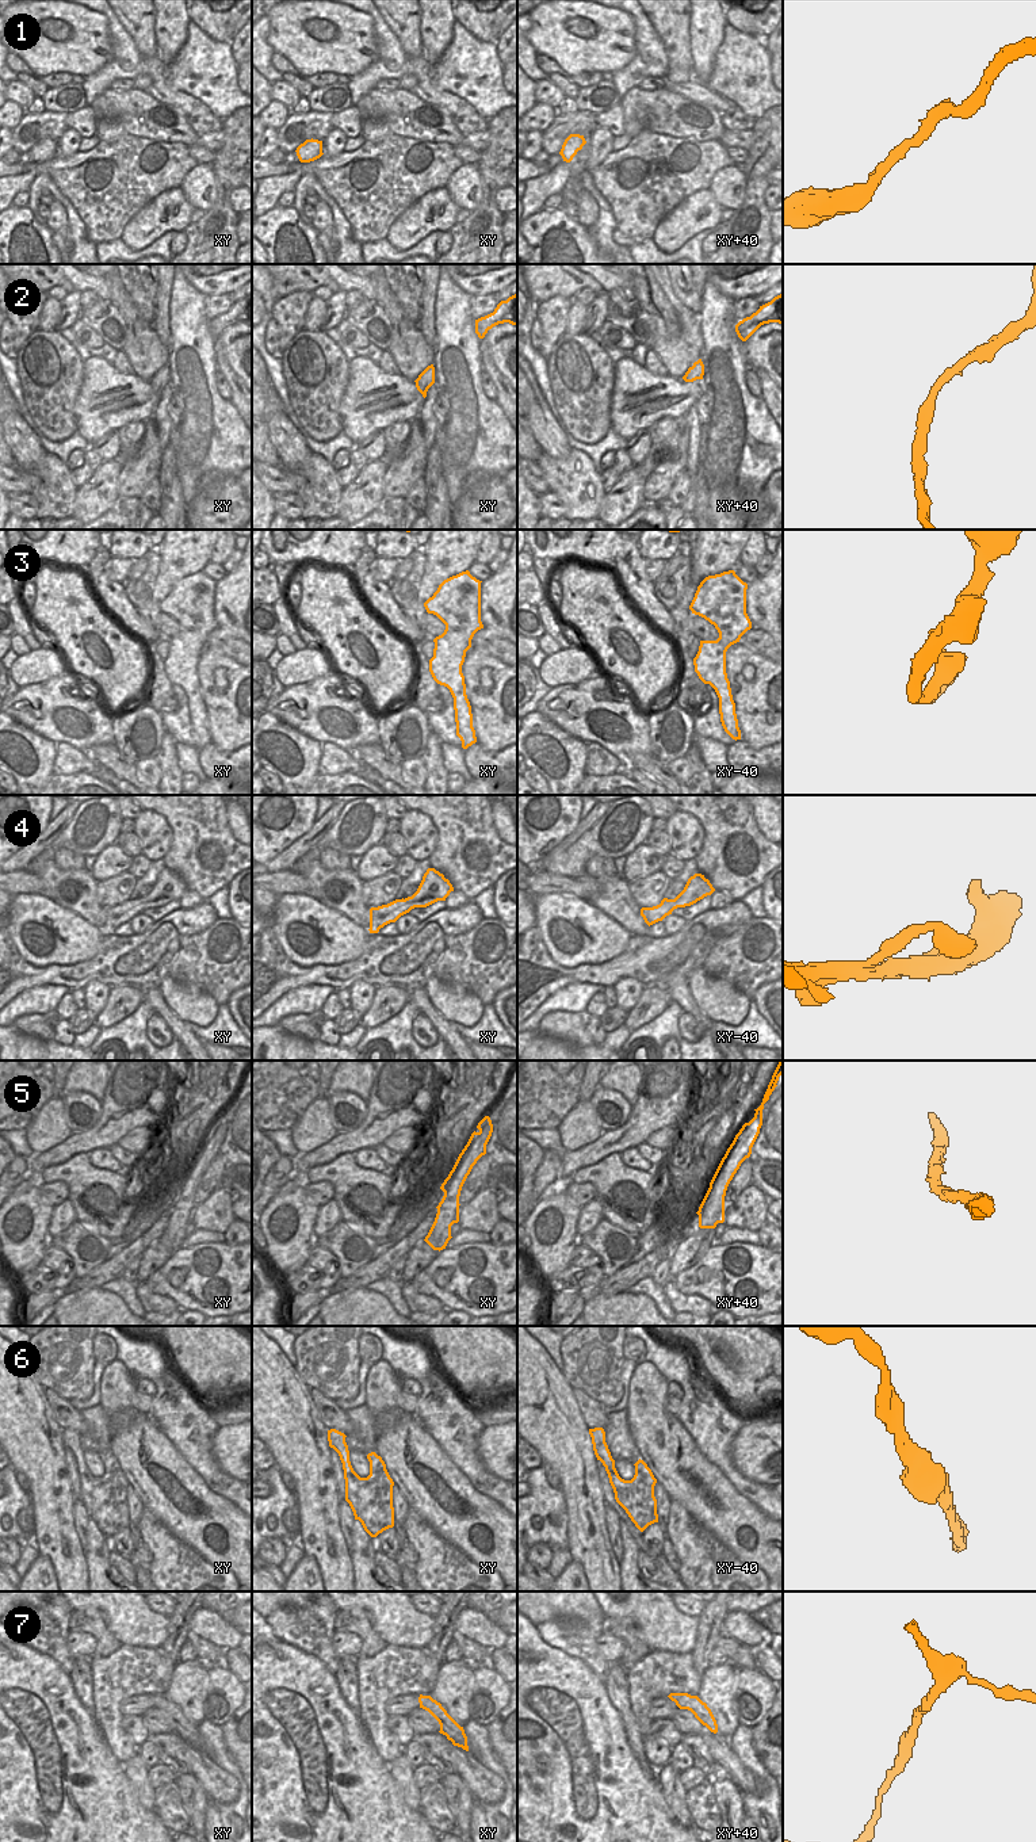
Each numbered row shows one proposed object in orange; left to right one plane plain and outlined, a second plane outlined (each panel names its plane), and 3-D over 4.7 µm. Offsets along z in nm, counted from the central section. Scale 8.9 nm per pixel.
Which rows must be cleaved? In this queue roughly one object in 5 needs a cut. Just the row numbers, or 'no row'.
no row

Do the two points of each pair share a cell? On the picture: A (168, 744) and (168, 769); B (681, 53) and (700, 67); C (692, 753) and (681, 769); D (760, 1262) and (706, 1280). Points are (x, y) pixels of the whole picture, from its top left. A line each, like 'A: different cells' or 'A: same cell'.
A: same cell
B: different cells
C: different cells
D: same cell

